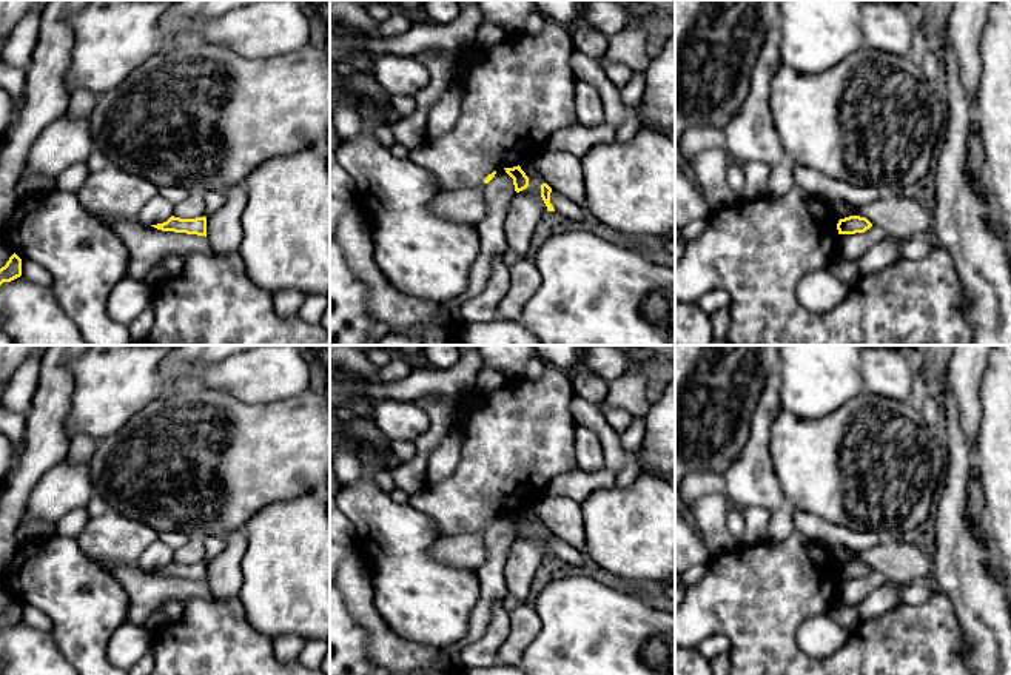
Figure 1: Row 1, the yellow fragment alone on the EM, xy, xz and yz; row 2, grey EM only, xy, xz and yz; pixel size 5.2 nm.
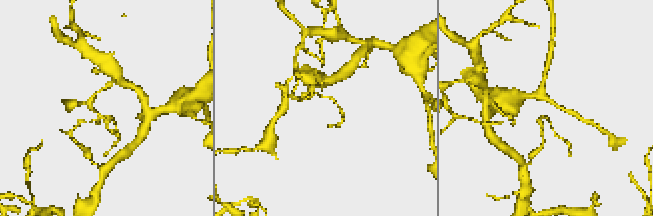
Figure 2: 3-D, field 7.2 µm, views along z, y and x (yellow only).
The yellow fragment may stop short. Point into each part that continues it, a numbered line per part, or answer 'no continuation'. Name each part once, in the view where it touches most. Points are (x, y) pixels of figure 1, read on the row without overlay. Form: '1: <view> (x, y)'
no continuation

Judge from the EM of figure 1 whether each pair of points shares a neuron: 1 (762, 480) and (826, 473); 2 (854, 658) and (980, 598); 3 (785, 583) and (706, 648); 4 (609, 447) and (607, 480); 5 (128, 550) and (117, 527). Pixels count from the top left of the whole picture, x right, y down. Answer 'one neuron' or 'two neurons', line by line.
1: two neurons
2: two neurons
3: two neurons
4: one neuron
5: one neuron

